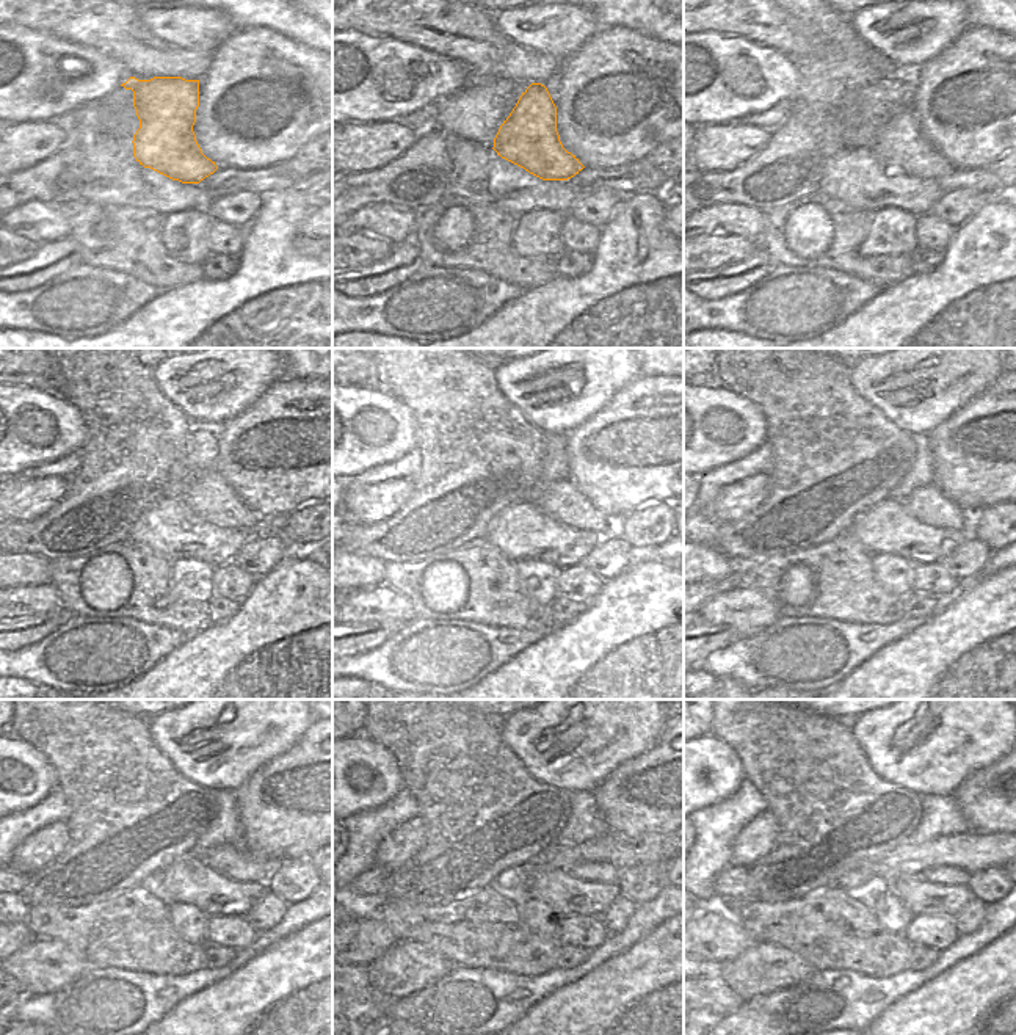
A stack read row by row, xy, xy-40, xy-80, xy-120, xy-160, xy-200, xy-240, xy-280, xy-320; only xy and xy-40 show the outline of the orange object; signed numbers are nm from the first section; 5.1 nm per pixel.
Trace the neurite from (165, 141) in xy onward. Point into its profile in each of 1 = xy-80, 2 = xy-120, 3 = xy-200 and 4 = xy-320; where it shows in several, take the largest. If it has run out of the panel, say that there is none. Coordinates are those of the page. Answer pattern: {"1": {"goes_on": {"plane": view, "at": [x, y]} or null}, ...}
{"1": {"goes_on": {"plane": "xy-80", "at": [900, 145]}}, "2": {"goes_on": {"plane": "xy-120", "at": [212, 499]}}, "3": {"goes_on": {"plane": "xy-200", "at": [928, 505]}}, "4": {"goes_on": {"plane": "xy-320", "at": [946, 875]}}}

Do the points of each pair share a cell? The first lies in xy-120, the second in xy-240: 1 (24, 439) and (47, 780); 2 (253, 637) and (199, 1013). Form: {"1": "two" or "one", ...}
{"1": "one", "2": "one"}

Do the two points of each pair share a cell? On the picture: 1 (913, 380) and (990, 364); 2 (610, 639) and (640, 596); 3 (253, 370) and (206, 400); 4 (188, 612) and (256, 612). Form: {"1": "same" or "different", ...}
{"1": "same", "2": "same", "3": "same", "4": "different"}

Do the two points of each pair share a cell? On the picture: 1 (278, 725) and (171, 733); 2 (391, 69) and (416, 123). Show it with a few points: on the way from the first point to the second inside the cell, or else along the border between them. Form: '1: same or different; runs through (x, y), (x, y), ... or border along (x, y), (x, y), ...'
1: same; runs through (250, 742), (217, 769), (192, 759)
2: different; border along (436, 101), (395, 119)

